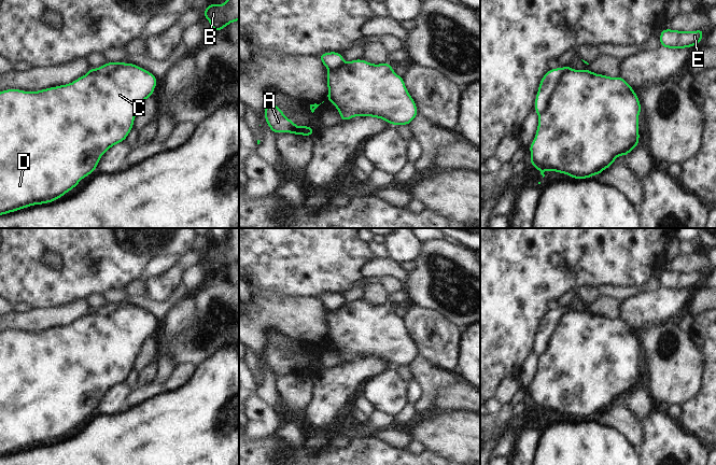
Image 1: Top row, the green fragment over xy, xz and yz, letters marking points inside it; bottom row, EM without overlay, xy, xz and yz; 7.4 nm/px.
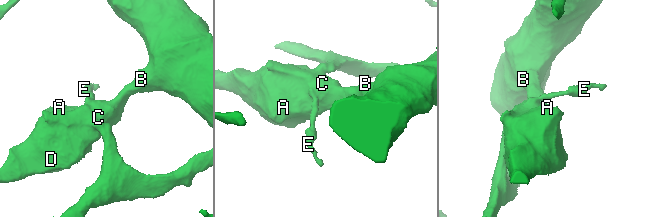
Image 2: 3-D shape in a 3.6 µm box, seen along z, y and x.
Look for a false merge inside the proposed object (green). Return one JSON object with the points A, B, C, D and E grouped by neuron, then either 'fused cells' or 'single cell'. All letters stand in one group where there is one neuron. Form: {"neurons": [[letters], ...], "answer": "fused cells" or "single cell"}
{"neurons": [["A", "B", "C", "D"], ["E"]], "answer": "fused cells"}

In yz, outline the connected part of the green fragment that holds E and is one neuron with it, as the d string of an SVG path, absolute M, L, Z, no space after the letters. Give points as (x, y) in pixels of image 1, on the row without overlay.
M663 270L660 273L660 287L668 290L686 290L696 287L702 282L704 276L703 270L697 272L678 272L672 270Z

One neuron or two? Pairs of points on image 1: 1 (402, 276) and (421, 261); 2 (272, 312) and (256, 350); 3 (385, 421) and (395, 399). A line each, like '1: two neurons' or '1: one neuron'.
1: two neurons
2: one neuron
3: two neurons

